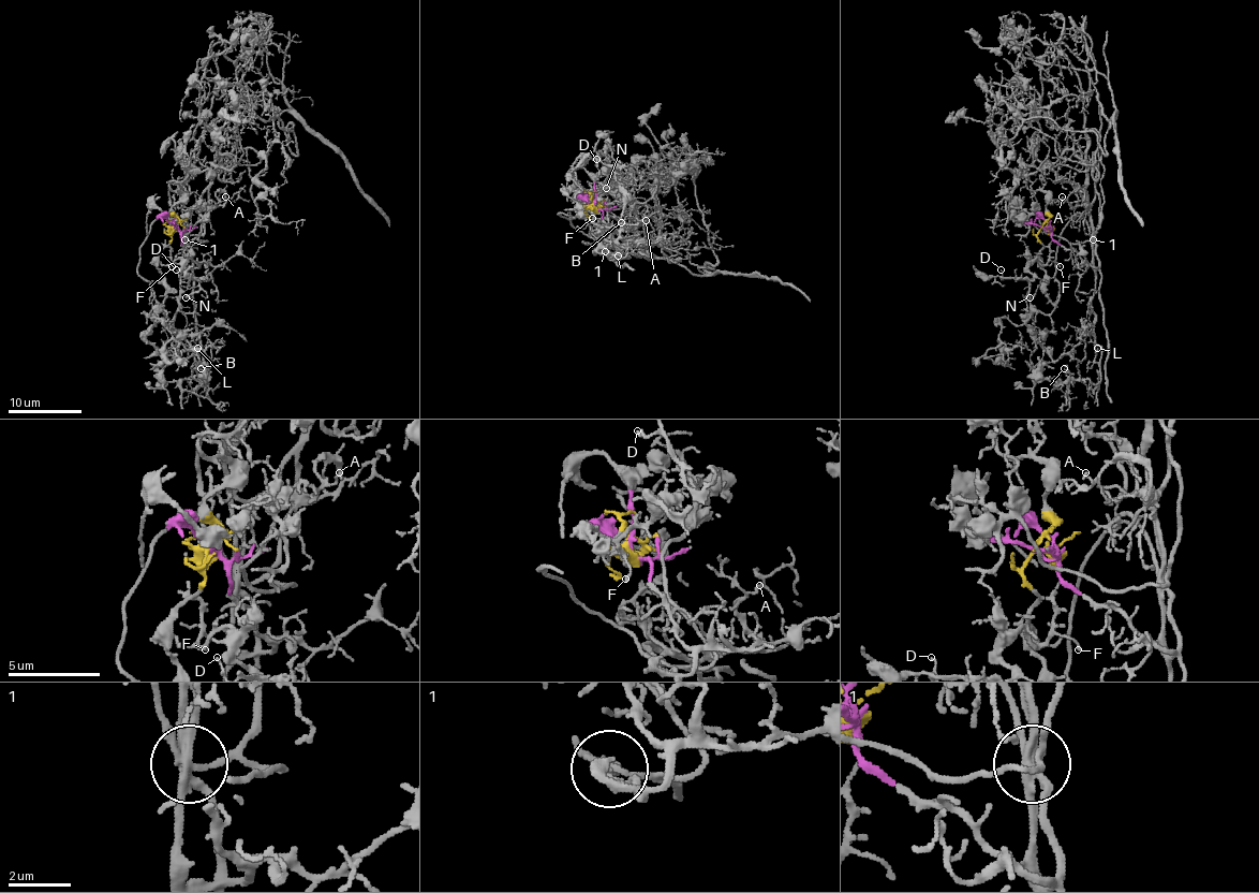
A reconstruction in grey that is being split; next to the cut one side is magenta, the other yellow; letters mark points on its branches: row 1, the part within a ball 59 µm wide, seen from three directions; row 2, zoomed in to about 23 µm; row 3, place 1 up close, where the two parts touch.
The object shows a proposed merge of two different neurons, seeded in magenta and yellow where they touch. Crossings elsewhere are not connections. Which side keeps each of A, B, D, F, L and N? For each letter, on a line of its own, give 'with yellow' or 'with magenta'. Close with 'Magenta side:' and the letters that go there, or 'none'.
A: with magenta
B: with magenta
D: with yellow
F: with yellow
L: with magenta
N: with yellow
Magenta side: A, B, L

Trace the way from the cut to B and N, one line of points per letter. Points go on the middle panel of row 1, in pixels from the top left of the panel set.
B: (594, 207), (618, 247), (617, 254), (594, 252), (622, 258), (627, 251), (618, 233), (627, 225), (620, 221)
N: (594, 207), (593, 195), (587, 203), (591, 207), (589, 203), (605, 187), (611, 190), (620, 189), (605, 189)

